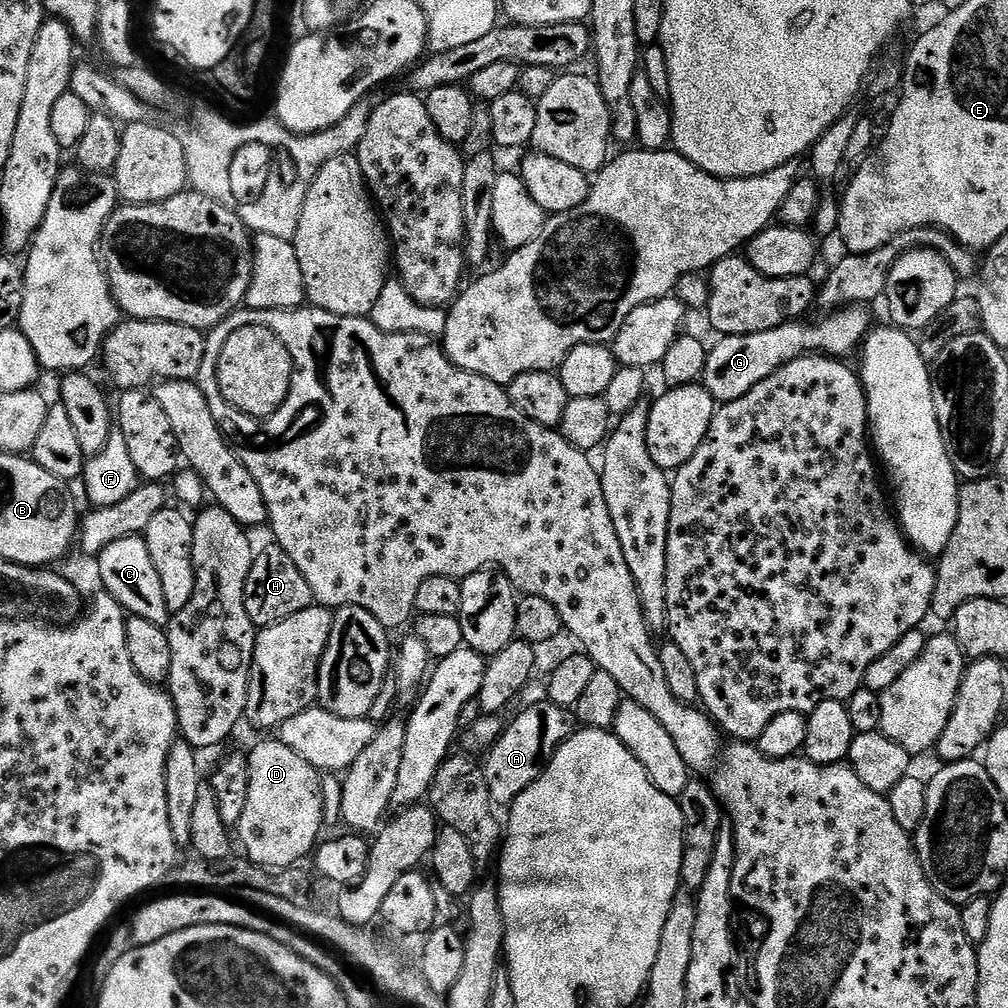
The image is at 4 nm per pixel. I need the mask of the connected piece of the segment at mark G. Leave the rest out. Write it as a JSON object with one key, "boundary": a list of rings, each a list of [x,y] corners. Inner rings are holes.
{"boundary":[[[845,306],[829,311],[813,324],[793,322],[774,330],[762,330],[762,334],[749,336],[720,336],[717,344],[708,349],[702,383],[706,391],[720,404],[729,404],[746,394],[758,382],[770,378],[774,370],[786,366],[791,360],[805,354],[823,354],[833,358],[848,358],[863,345],[864,337],[874,321],[864,306]]]}

